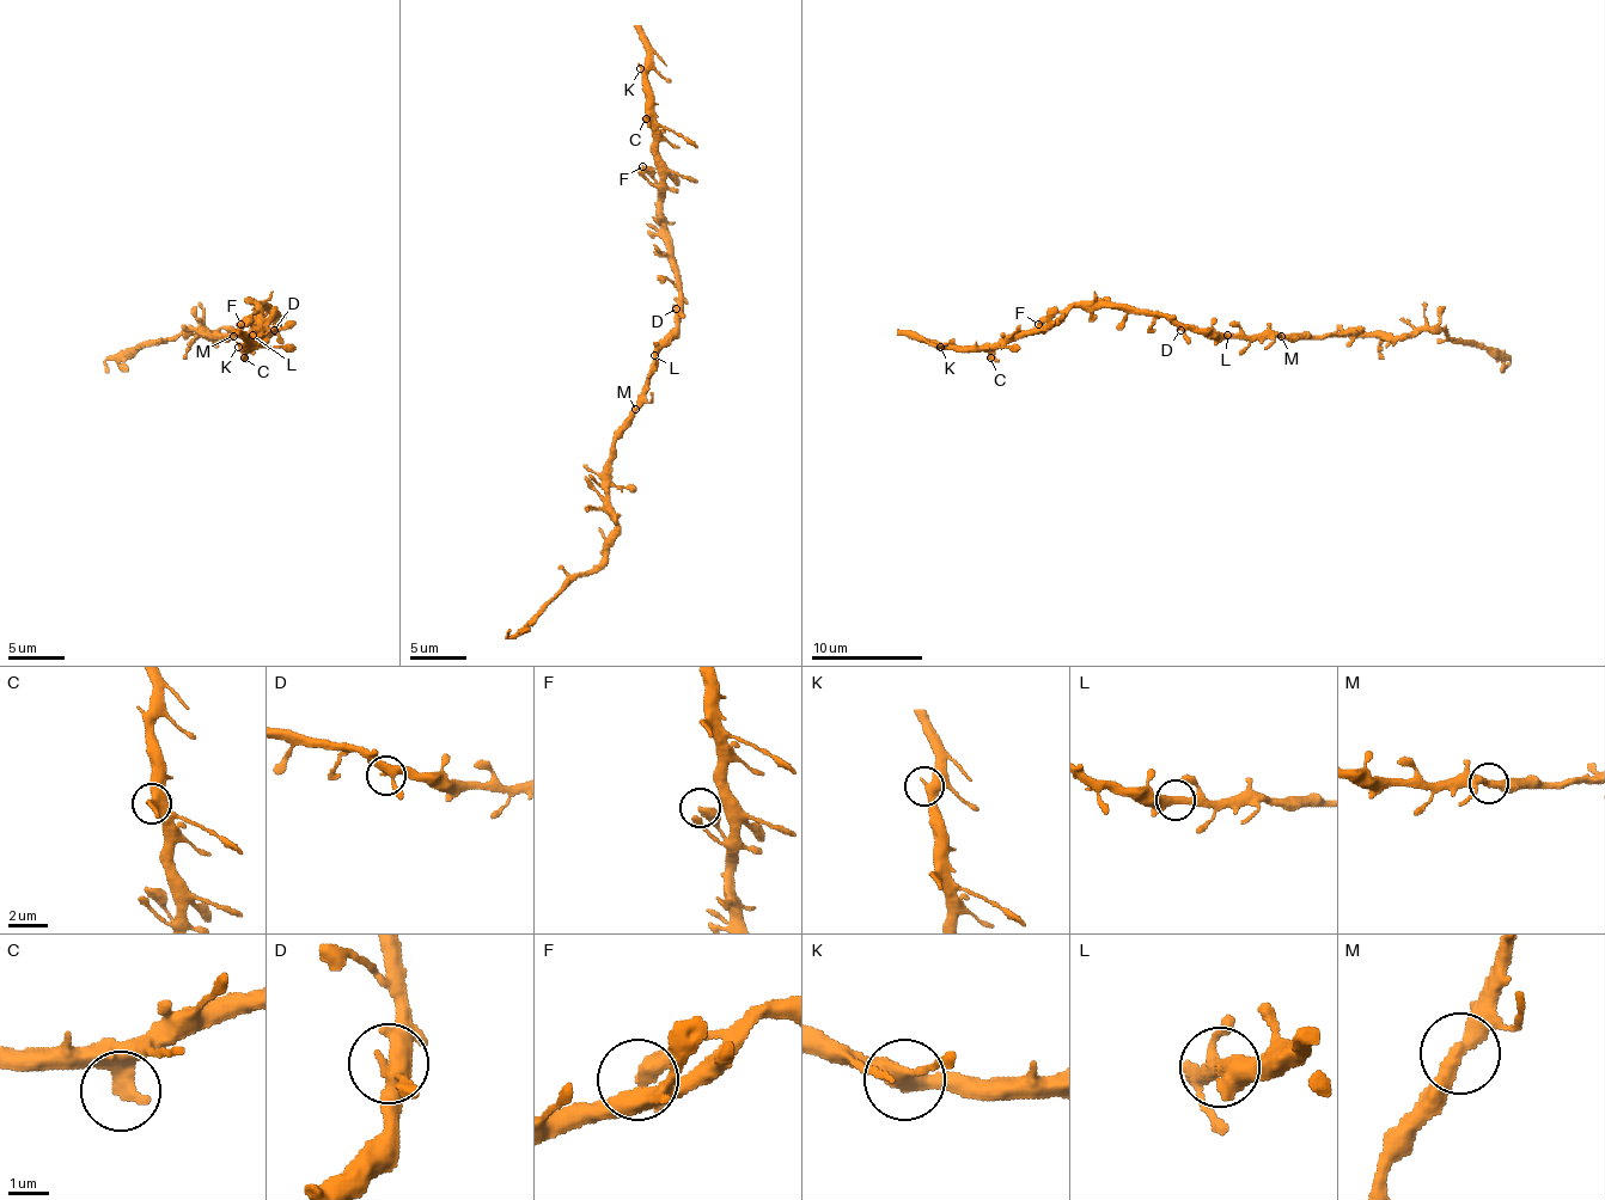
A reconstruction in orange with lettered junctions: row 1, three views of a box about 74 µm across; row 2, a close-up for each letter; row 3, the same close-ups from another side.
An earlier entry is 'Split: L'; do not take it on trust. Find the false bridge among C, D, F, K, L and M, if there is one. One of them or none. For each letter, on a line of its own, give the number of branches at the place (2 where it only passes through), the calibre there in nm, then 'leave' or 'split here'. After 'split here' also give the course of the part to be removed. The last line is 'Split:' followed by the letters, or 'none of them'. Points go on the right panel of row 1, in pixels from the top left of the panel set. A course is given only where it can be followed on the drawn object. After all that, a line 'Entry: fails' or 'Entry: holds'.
C: 1 branches meet; 500 nm thick; leave
D: 3 branches meet; 340 nm thick; leave
F: 1 branches meet; 460 nm thick; leave
K: 2 branches meet; 440 nm thick; leave
L: 2 branches meet; 380 nm thick; leave
M: 2 branches meet; 380 nm thick; leave
Split: none of them
Entry: fails

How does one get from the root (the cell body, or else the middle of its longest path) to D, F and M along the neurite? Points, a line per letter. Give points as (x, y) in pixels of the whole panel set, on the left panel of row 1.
D: (252, 335), (269, 335), (274, 330)
F: (252, 335), (266, 335), (274, 326), (278, 316), (269, 307), (257, 307), (240, 324)
M: (252, 335), (232, 335)

